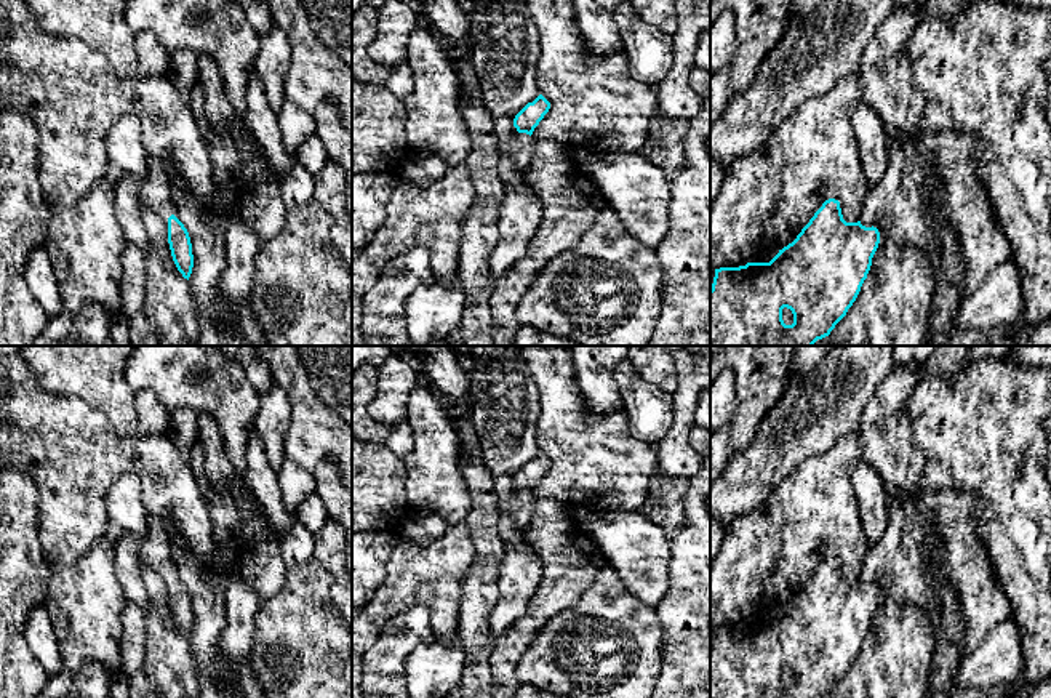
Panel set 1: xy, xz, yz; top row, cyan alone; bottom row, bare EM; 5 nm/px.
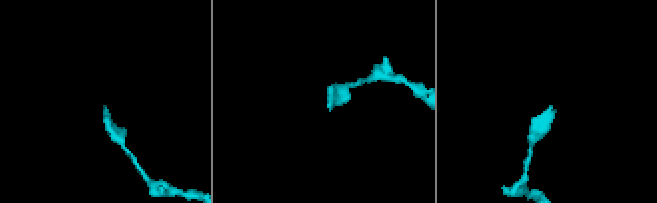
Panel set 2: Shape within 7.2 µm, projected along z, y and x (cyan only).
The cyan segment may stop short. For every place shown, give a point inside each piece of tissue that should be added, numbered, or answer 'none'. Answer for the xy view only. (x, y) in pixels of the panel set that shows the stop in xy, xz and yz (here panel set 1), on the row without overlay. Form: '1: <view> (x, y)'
1: xy (155, 551)

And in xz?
1: xz (520, 506)

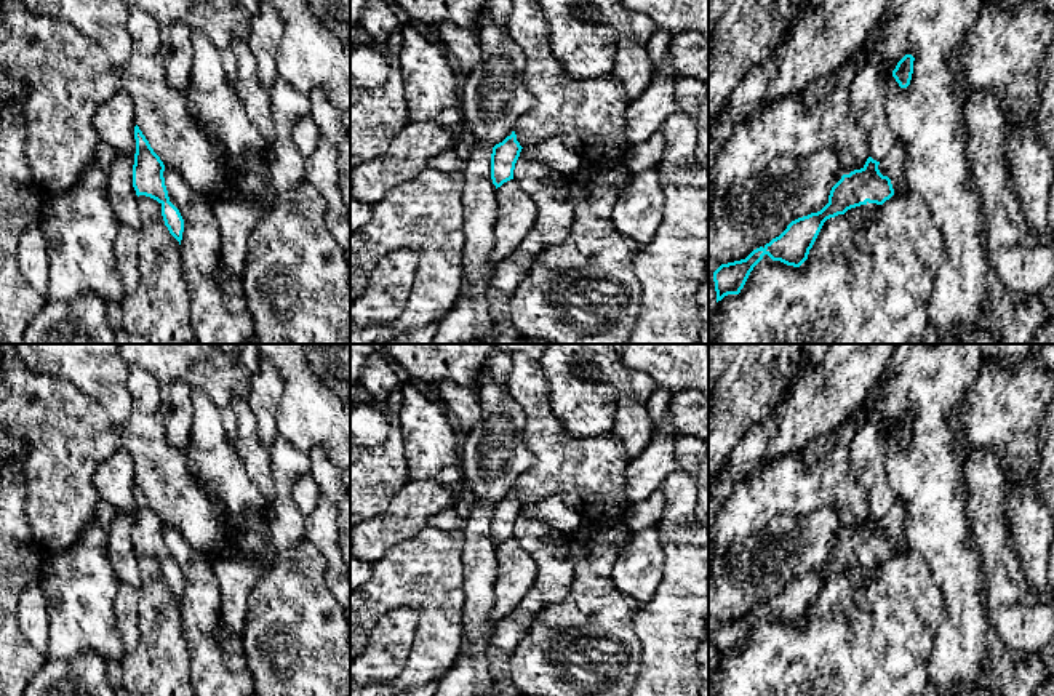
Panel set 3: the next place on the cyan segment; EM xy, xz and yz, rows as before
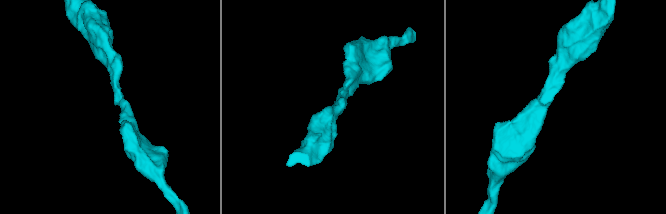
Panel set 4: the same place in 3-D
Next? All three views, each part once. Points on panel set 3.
none

